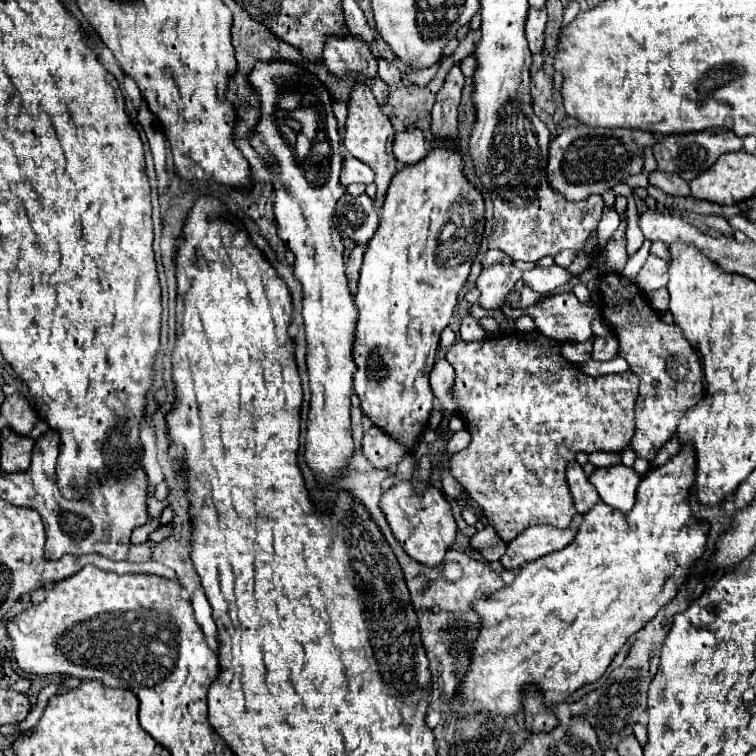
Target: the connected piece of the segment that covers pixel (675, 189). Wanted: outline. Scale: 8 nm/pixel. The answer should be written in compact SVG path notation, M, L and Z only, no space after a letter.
M654 171L648 175L650 185L662 189L666 195L688 195L688 183L682 181L682 177L678 177L676 173L662 173L662 171Z

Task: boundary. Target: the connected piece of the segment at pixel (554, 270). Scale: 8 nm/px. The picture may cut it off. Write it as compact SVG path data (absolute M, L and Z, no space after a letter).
M550 265L546 269L534 267L534 269L522 273L524 285L530 287L532 291L540 293L540 295L552 293L554 289L566 285L570 279L572 279L572 273L568 269L564 269L564 267L558 267L558 265Z

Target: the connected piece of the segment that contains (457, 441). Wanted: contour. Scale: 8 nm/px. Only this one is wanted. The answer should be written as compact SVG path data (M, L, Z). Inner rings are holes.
M462 429L462 431L458 431L458 433L454 433L454 435L450 437L450 441L448 441L448 445L446 445L446 451L452 455L452 453L464 449L468 443L470 443L470 433L466 433L466 429Z

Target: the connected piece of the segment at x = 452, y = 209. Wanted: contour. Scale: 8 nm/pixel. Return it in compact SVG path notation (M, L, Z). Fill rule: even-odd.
M430 147L428 155L416 163L402 167L388 187L378 231L368 241L364 265L358 281L358 325L354 335L354 391L360 399L362 413L372 419L378 429L400 441L408 453L416 453L422 435L428 429L434 393L428 375L436 363L440 333L450 323L458 293L470 273L470 265L480 247L484 233L484 201L462 173L462 157L452 147Z

